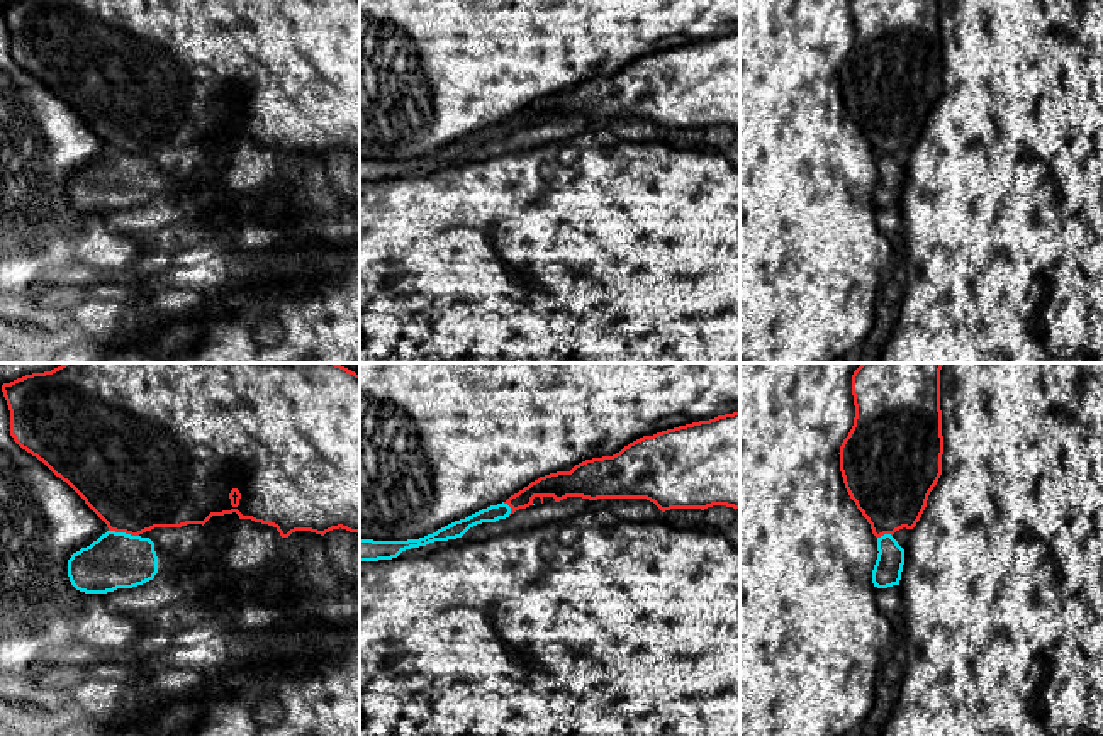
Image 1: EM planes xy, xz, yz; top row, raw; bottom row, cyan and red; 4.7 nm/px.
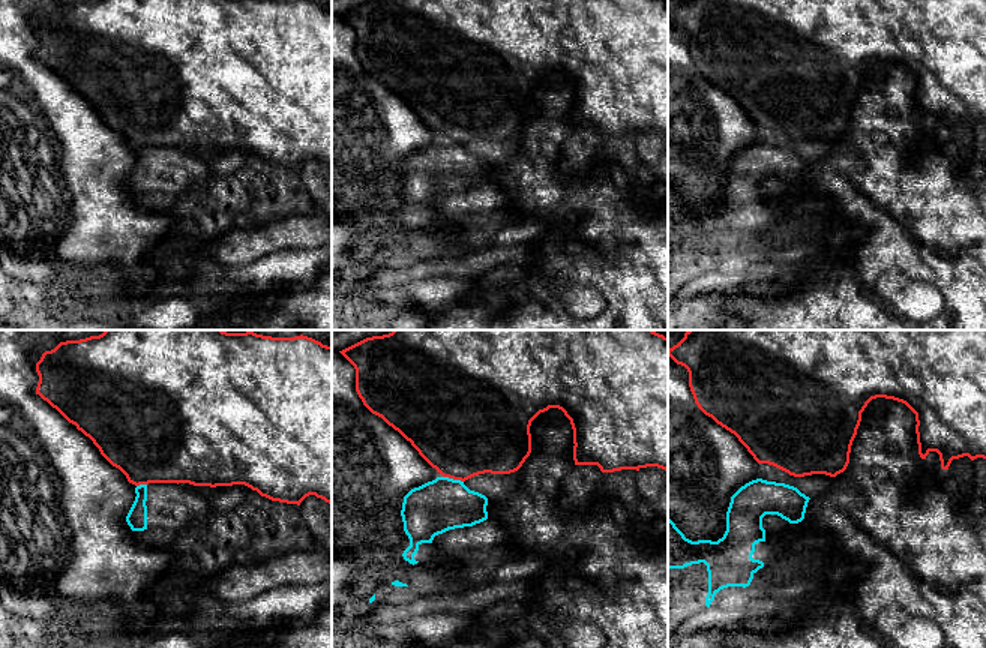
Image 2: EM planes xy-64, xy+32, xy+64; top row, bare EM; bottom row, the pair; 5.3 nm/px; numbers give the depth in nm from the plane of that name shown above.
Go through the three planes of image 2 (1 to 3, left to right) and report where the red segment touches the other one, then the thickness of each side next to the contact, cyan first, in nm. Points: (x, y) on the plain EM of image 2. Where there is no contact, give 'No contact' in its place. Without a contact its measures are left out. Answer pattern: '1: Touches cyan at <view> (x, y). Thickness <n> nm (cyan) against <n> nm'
1: Touches cyan at xy-64 (141, 149). Thickness 110 nm (cyan) against 460 nm
2: Touches cyan at xy+32 (452, 143). Thickness 280 nm (cyan) against 460 nm
3: No contact

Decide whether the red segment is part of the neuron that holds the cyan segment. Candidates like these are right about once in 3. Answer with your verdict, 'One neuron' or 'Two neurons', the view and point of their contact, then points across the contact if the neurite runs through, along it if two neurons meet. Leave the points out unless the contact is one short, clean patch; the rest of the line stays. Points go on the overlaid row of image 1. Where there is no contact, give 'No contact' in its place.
Two neurons. Touches cyan at xy (124, 533). Boundary: xy (109, 529), (138, 536)

